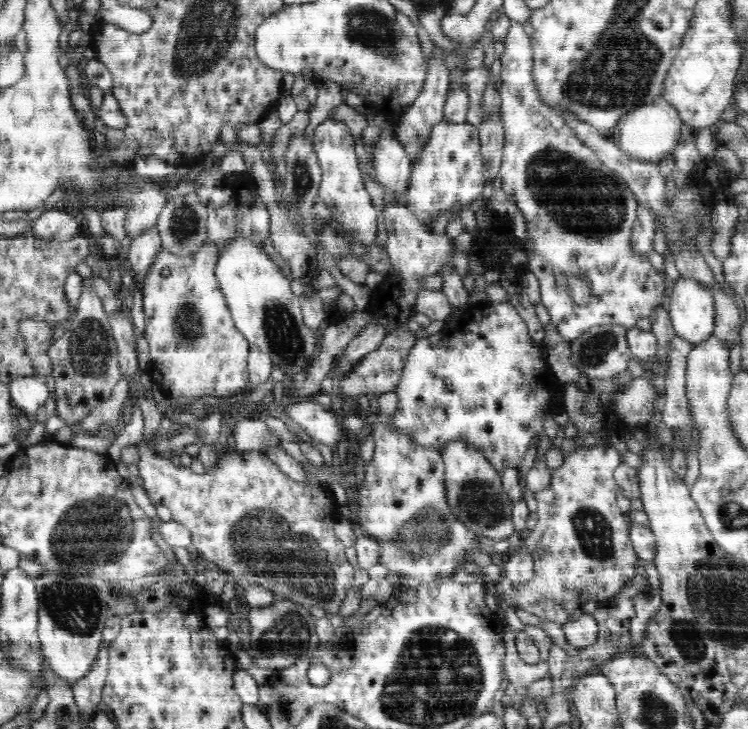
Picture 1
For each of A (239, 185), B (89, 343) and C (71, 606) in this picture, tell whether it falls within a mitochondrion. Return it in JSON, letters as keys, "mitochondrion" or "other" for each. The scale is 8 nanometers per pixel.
{"A":"other","B":"mitochondrion","C":"mitochondrion"}

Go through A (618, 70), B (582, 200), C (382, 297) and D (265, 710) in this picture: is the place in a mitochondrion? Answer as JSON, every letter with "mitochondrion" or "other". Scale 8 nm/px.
{"A":"mitochondrion","B":"mitochondrion","C":"other","D":"other"}

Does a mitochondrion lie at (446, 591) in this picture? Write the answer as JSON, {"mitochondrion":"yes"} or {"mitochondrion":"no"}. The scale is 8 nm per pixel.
{"mitochondrion":"no"}

